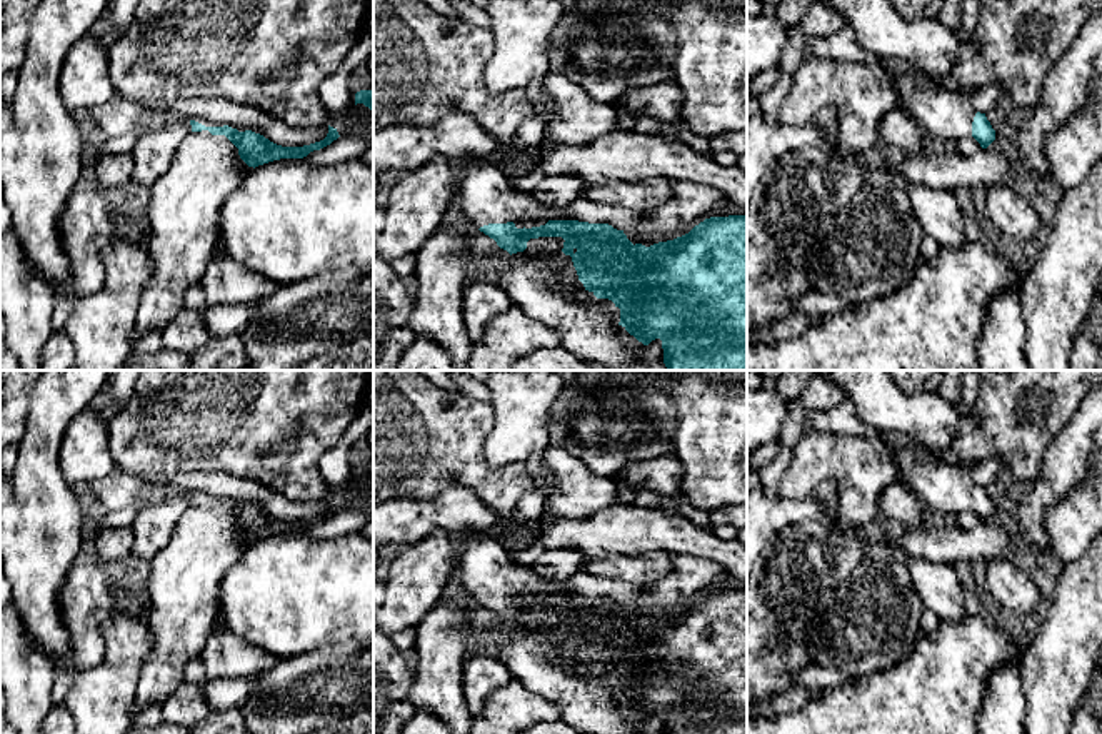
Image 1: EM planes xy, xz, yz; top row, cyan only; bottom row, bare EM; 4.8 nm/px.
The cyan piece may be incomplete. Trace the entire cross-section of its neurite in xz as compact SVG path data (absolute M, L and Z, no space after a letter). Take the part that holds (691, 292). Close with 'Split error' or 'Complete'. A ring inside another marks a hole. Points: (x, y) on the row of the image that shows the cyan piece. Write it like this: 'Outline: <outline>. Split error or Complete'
Outline: M483 158L460 160L453 212L510 255L523 252L530 239L562 237L562 252L572 257L585 290L612 300L620 309L619 325L644 345L660 339L667 370L747 370L747 215L710 217L689 234L650 247L634 245L624 230L609 224L548 220L540 227L517 229L517 220L538 219L542 207L530 194L515 192L498 163Z. Split error

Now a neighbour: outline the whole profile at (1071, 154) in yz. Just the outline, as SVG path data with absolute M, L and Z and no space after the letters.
M1102 75L1092 80L1085 108L1045 142L1044 155L1050 175L1065 192L1082 185L1102 162Z

